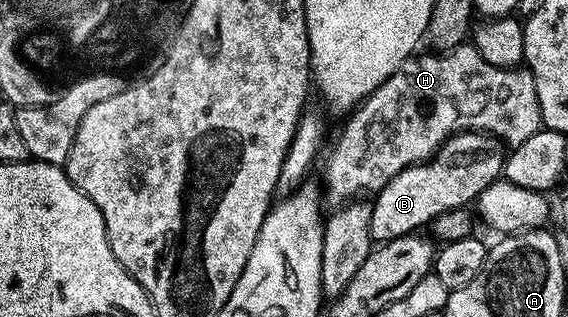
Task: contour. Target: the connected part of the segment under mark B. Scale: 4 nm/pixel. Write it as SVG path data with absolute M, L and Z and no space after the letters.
M459 132L450 136L435 155L421 164L414 164L411 168L401 170L390 180L384 188L374 193L371 204L371 238L375 242L396 240L402 236L409 236L423 230L423 227L434 225L435 219L454 208L467 208L474 205L477 198L496 180L500 179L505 159L505 145L495 136L488 136L486 132Z

